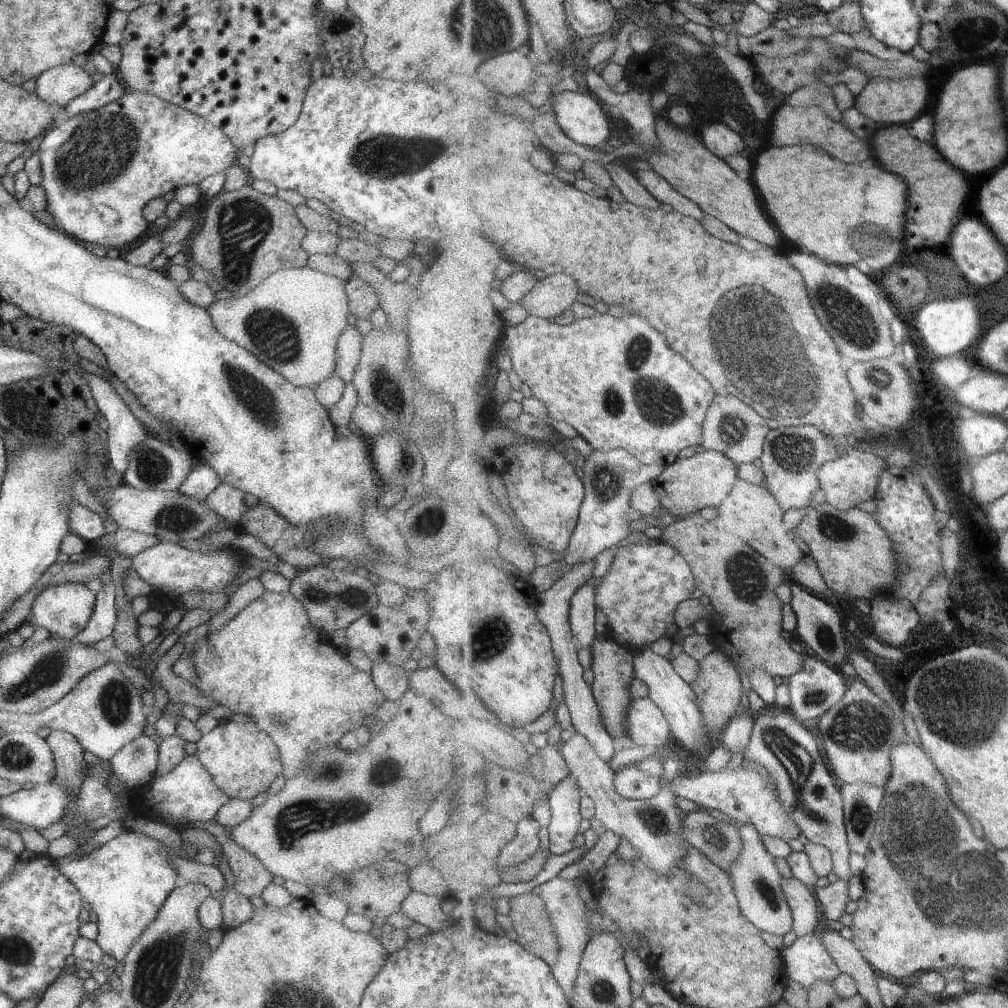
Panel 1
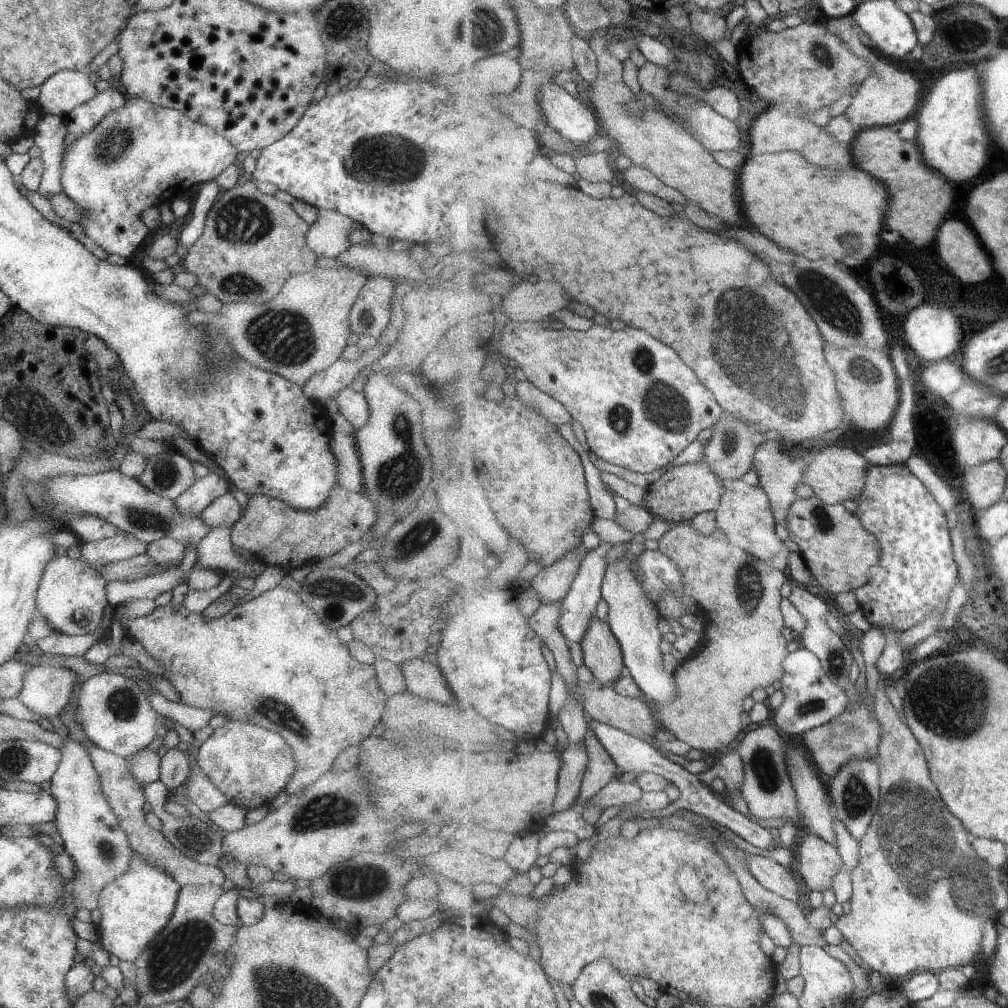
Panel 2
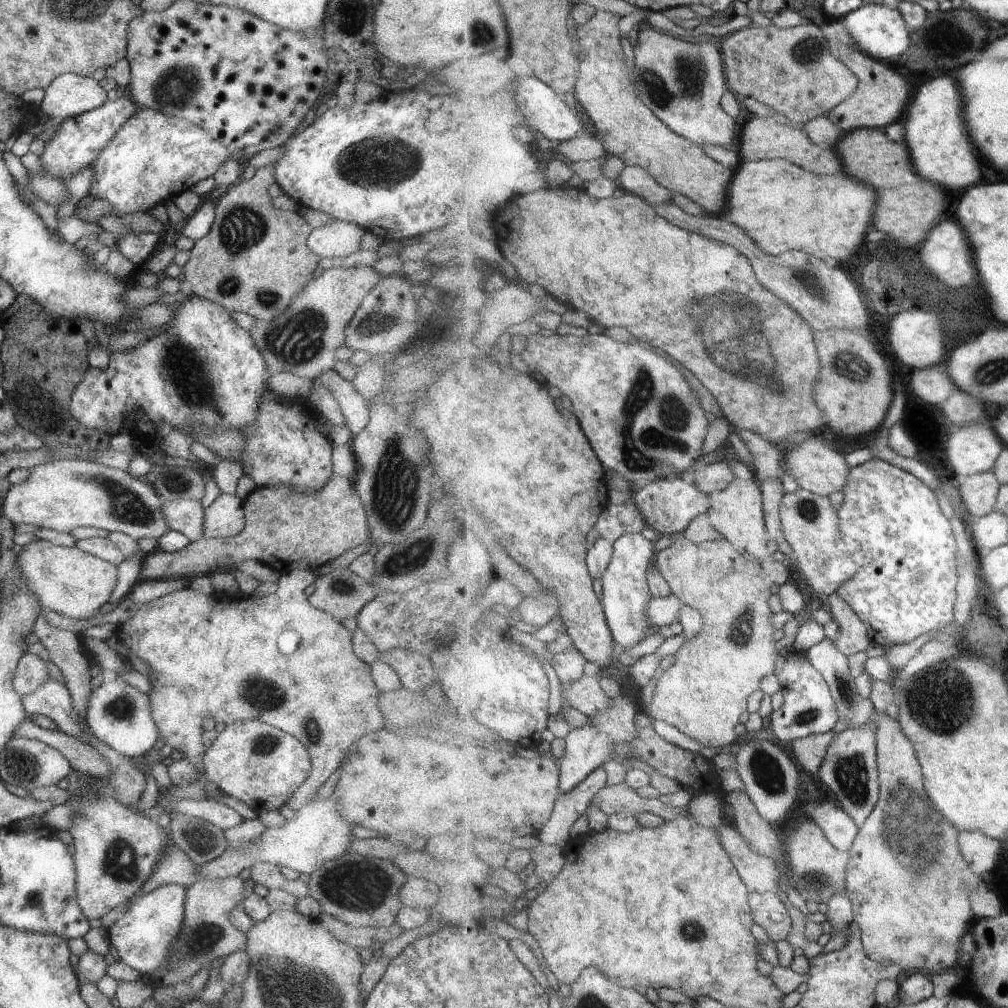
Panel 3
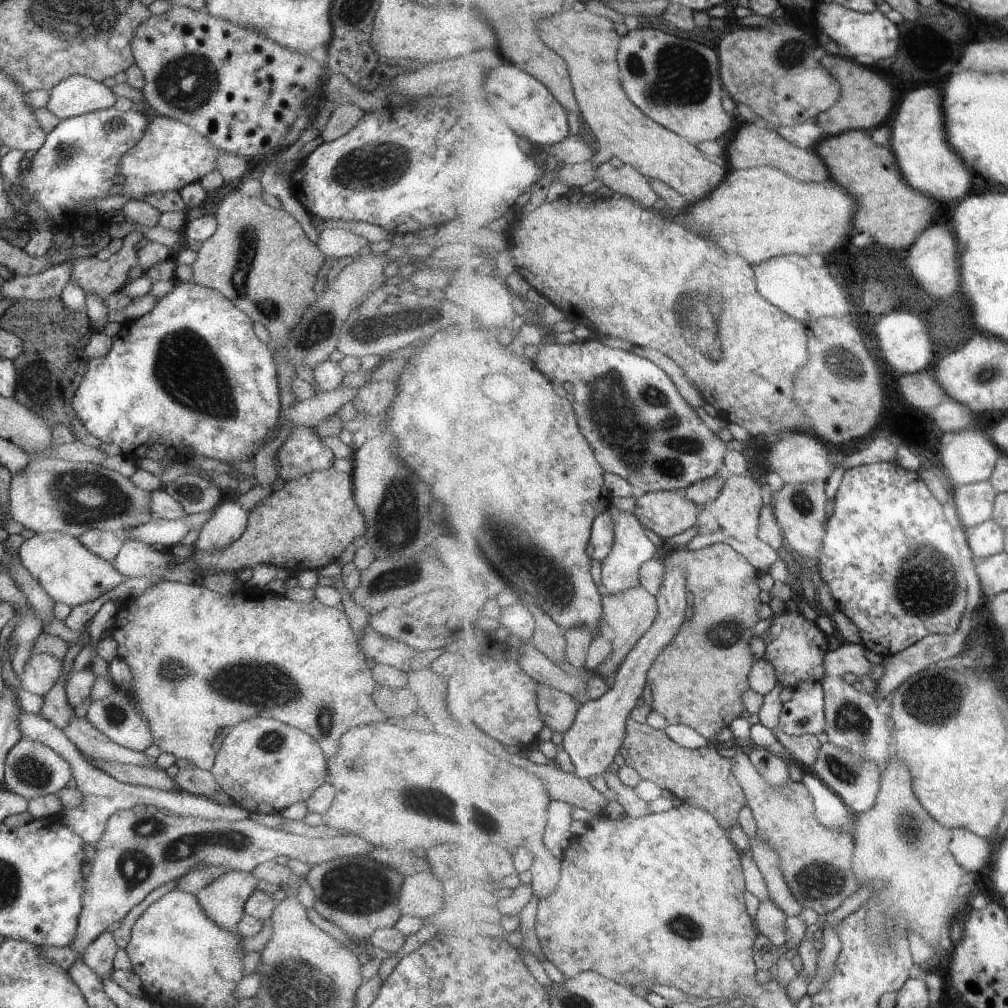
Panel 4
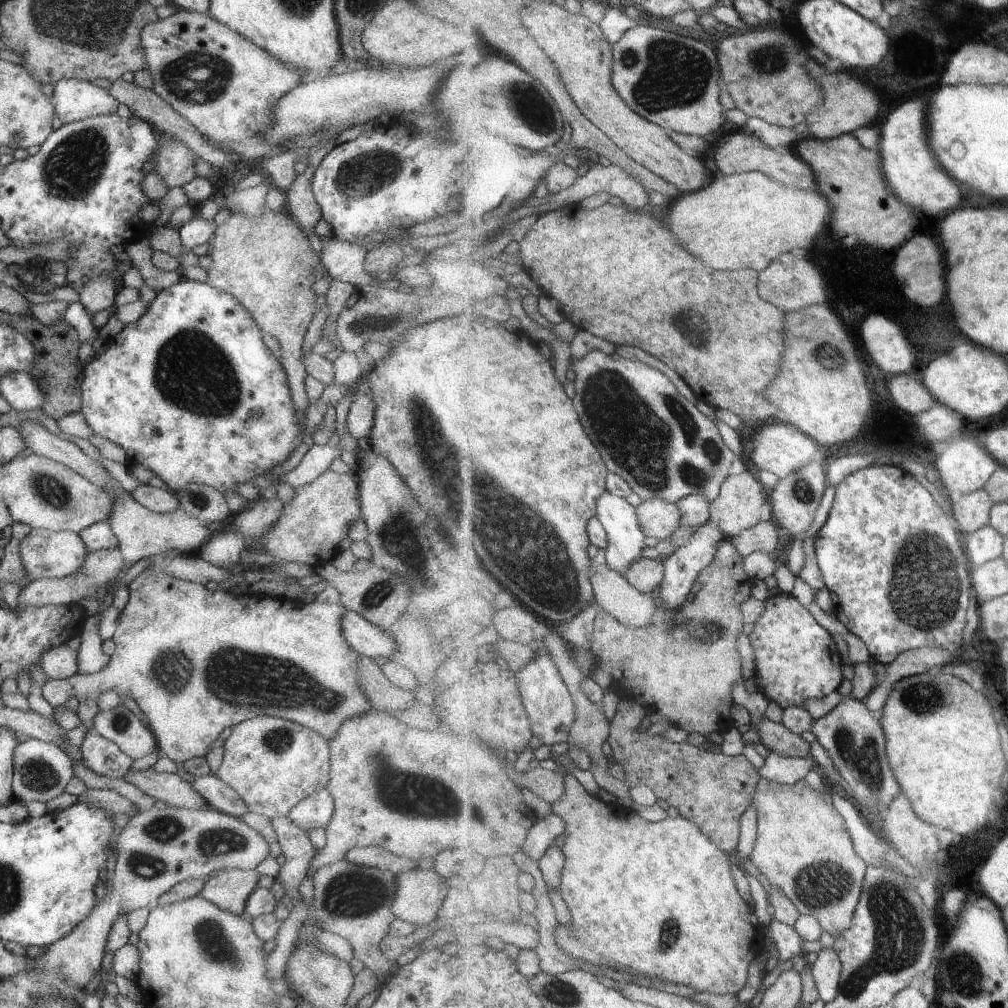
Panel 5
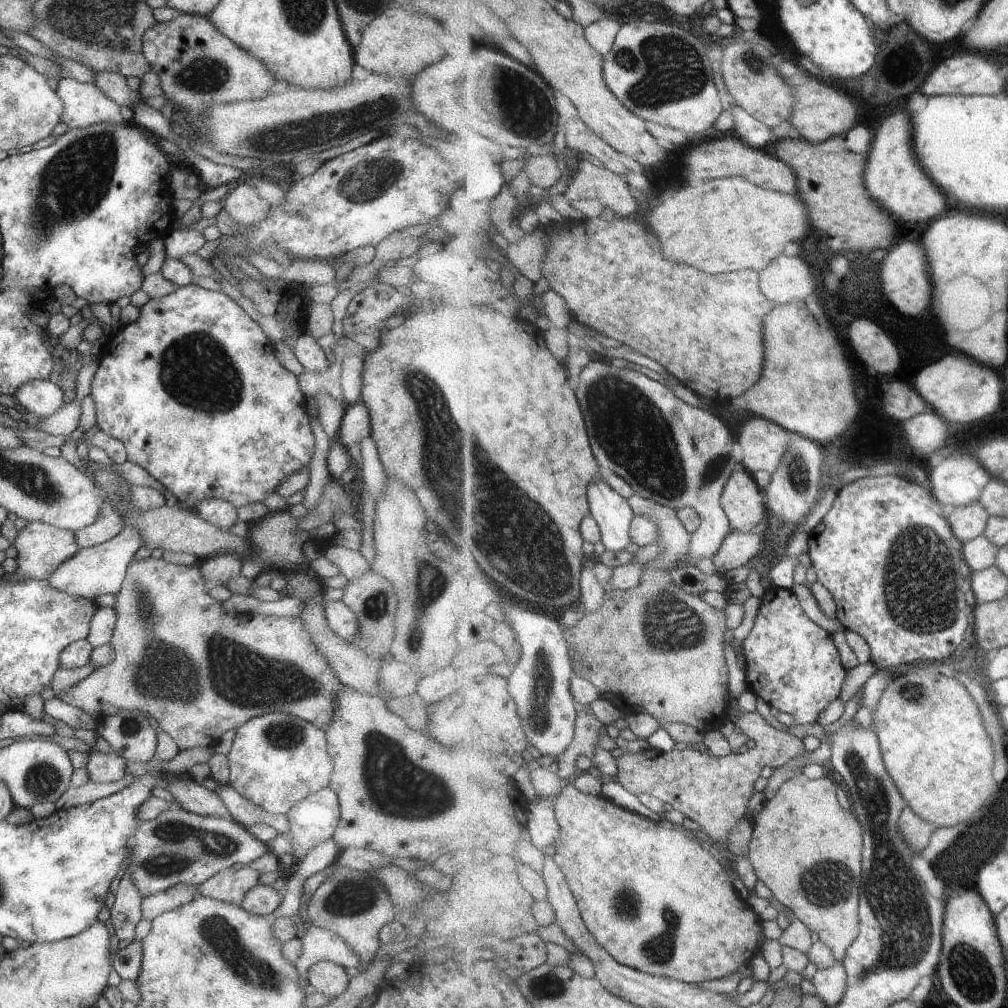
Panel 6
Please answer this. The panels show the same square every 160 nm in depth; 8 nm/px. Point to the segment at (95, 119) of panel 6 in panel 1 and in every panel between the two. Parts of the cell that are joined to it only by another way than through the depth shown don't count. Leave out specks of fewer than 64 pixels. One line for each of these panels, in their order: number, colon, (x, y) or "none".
1: (59, 84)
2: (59, 94)
3: (70, 94)
4: (74, 95)
5: (74, 100)

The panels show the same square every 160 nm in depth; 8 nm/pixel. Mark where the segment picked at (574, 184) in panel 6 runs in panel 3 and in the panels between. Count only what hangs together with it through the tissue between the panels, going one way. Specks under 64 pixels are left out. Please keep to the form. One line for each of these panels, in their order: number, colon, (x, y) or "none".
3: (633, 179)
4: (626, 180)
5: (611, 179)

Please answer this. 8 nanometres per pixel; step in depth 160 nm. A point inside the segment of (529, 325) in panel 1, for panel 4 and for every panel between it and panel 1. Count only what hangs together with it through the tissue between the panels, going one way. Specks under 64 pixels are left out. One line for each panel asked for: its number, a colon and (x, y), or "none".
2: (640, 405)
3: (644, 433)
4: (643, 430)

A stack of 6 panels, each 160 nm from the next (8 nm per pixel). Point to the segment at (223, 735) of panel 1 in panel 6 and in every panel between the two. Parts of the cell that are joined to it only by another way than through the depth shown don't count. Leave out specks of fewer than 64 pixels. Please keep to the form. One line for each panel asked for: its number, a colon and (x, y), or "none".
2: (248, 764)
3: (261, 766)
4: (263, 766)
5: (272, 764)
6: (275, 760)

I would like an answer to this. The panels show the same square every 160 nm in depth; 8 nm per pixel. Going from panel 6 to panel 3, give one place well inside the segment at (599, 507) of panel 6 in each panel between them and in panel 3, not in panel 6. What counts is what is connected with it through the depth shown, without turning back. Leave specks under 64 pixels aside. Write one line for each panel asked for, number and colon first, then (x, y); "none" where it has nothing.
3: (626, 595)
4: (620, 569)
5: (621, 521)

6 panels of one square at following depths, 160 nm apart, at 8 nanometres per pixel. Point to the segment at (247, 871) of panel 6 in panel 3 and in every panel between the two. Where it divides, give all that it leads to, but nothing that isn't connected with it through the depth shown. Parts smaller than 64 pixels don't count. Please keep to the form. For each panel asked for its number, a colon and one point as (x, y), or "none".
3: (205, 933)
4: (223, 899)
5: (229, 889)

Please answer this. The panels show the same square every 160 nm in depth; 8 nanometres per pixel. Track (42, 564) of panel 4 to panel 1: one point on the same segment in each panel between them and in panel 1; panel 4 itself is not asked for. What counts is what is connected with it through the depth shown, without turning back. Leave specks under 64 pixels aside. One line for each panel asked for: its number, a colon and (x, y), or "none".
1: (63, 609)
2: (71, 594)
3: (73, 583)

